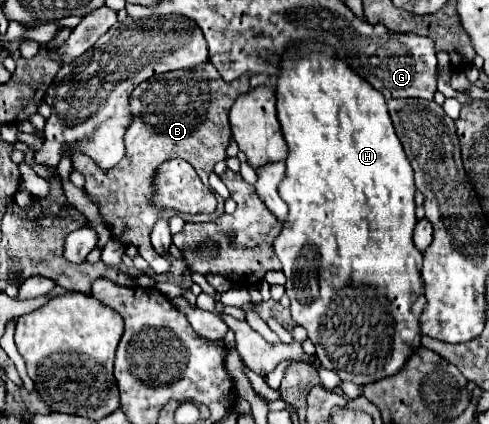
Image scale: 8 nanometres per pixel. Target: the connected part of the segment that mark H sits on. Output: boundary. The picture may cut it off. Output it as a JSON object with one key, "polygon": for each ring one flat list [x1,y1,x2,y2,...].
{"polygon":[[313,48,313,52,309,52,309,56,293,56,293,52,289,52,289,56,285,56,285,60,281,60,281,64,277,64,275,96,277,96,279,124,283,130,283,138,289,146,289,156,285,160,287,172,285,172,283,182,279,184,281,198,289,206,289,216,283,224,281,234,273,242,273,250,279,256,279,260,283,264,283,272,287,276,285,292,291,300,293,322,301,324,307,330,309,340,315,344,315,350,317,350,315,356,319,358,319,362,325,368,339,374,341,380,349,380,357,386,373,384,377,380,393,376,397,370,401,370,405,366,405,362,409,360,409,356,413,352,417,352,419,340,421,340,419,318,421,318,421,312,423,312,427,300,423,296,423,280,421,280,423,254,415,248,413,238,411,238,413,228,417,224,415,202,413,202,415,184,413,184,411,164,395,134,393,122,389,120,387,100,371,84,365,84,365,80,361,80,361,76,357,76,357,72,353,72,349,68,349,64,345,64,343,60,337,60,337,56,333,56,333,52,329,52,329,48]]}

